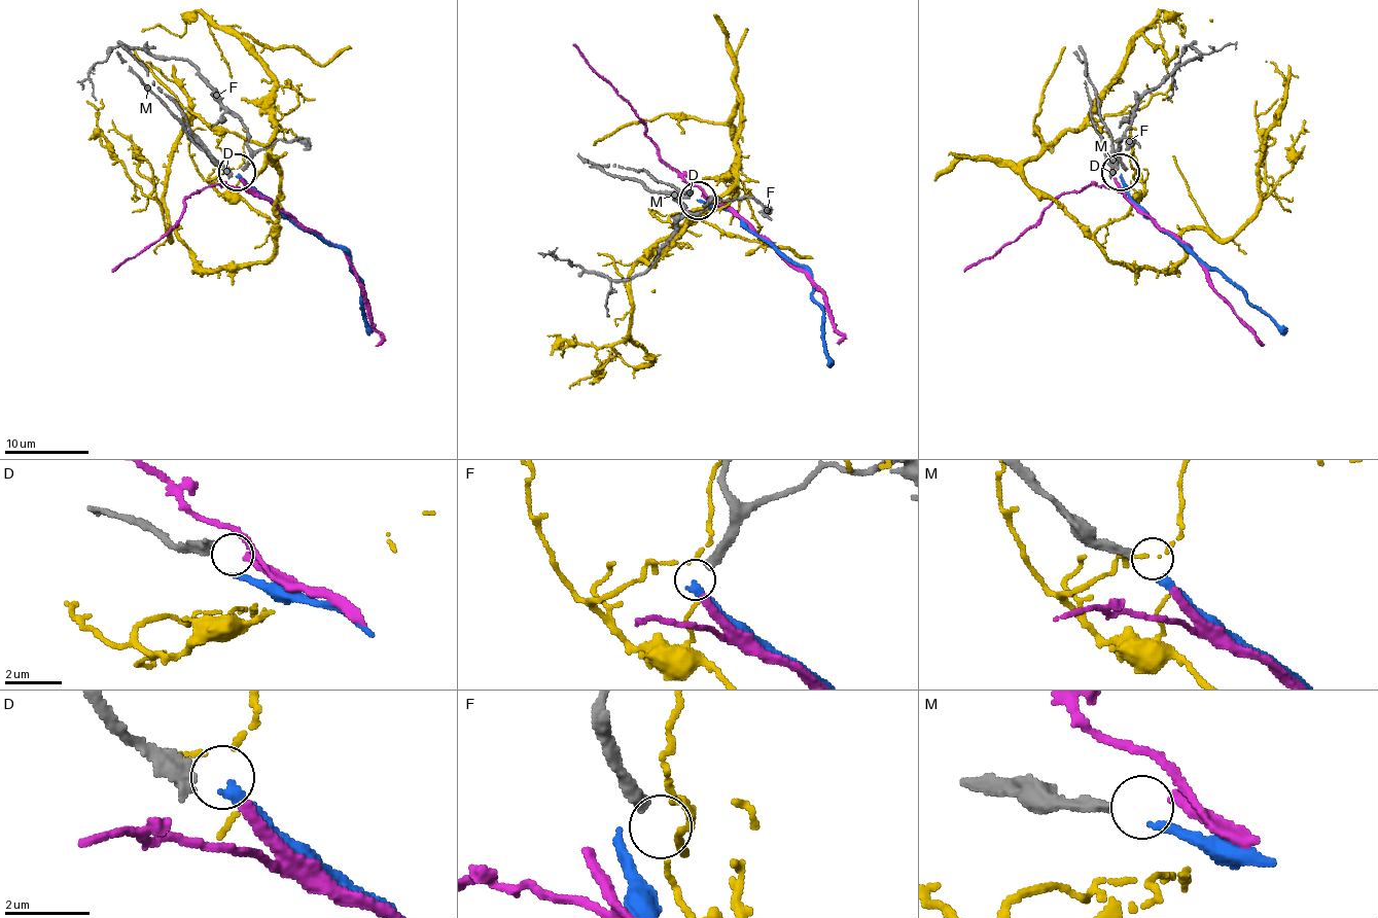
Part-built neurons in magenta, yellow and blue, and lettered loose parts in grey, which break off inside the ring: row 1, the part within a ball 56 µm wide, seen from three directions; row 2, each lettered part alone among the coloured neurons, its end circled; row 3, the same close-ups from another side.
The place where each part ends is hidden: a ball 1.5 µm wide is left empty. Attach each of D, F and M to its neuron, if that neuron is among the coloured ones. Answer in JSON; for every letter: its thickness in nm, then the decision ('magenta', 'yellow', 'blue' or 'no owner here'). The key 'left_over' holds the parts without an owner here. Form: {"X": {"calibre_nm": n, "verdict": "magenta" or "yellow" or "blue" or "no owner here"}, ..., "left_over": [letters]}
{"D": {"calibre_nm": 460, "verdict": "magenta"}, "F": {"calibre_nm": 340, "verdict": "no owner here"}, "M": {"calibre_nm": 240, "verdict": "blue"}, "left_over": ["F"]}

